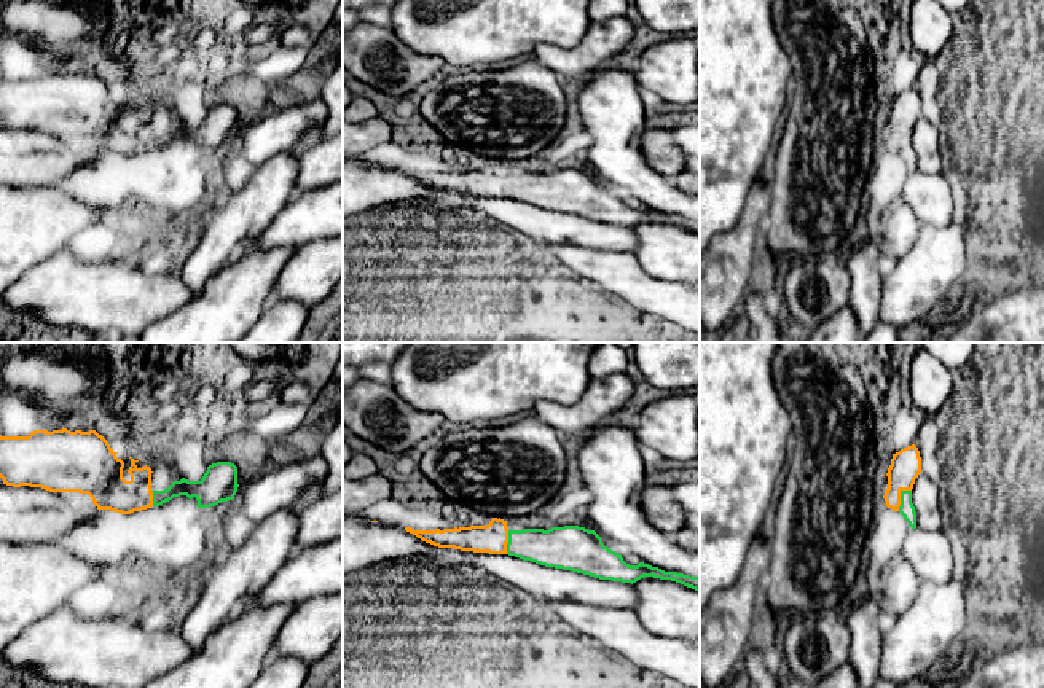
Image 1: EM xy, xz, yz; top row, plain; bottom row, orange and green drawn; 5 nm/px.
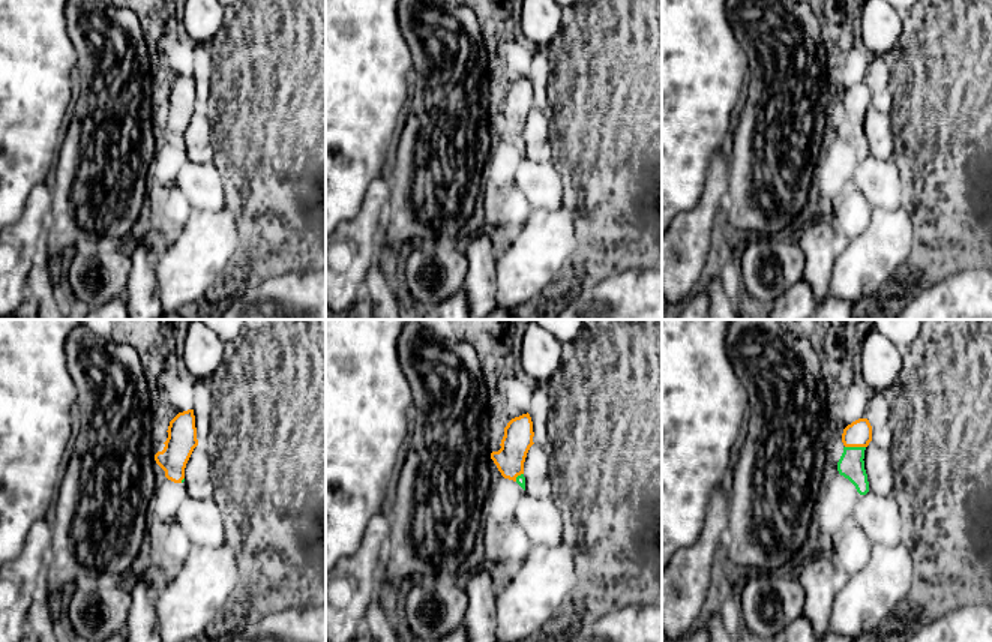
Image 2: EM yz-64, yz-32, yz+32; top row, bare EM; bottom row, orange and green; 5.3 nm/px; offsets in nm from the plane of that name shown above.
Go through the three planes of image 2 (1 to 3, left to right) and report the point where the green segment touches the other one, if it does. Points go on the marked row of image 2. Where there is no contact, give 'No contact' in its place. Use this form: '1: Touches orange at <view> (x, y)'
1: Touches orange at yz-64 (182, 479)
2: Touches orange at yz-32 (518, 474)
3: Touches orange at yz+32 (856, 446)

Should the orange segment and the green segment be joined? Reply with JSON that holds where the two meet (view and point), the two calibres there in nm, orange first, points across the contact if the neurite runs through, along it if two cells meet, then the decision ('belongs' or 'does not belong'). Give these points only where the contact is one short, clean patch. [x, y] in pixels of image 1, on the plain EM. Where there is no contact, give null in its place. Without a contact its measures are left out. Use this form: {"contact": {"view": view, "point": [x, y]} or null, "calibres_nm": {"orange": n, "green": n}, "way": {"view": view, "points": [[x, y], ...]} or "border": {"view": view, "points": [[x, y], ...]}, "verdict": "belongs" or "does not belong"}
{"contact": {"view": "yz", "point": [899, 140]}, "calibres_nm": {"orange": 160, "green": 80}, "way": {"view": "yz", "points": [[906, 109], [901, 118], [899, 140], [907, 153]]}, "verdict": "belongs"}

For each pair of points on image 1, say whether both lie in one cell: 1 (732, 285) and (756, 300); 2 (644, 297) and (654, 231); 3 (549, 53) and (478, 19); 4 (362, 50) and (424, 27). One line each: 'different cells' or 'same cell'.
1: different cells
2: different cells
3: different cells
4: different cells

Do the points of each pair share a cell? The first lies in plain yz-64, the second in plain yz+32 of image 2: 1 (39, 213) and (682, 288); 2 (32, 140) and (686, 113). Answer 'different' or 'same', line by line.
1: same
2: same

